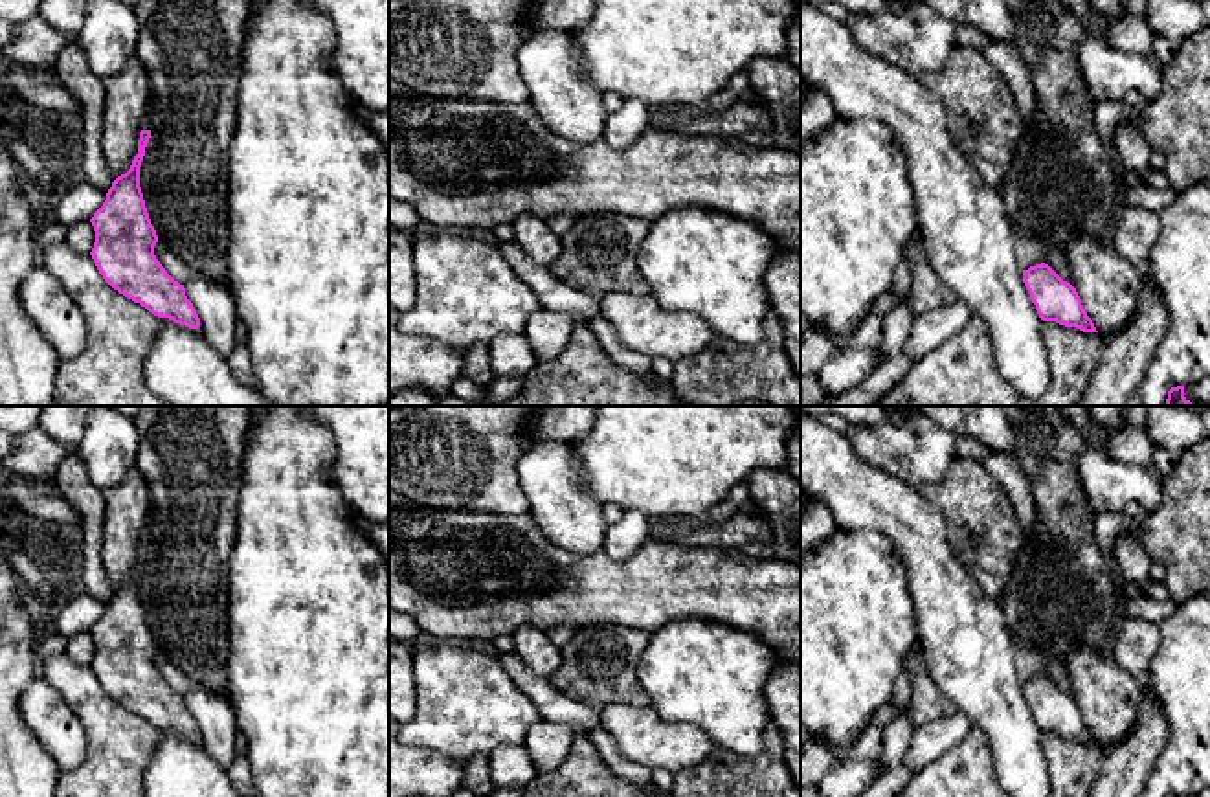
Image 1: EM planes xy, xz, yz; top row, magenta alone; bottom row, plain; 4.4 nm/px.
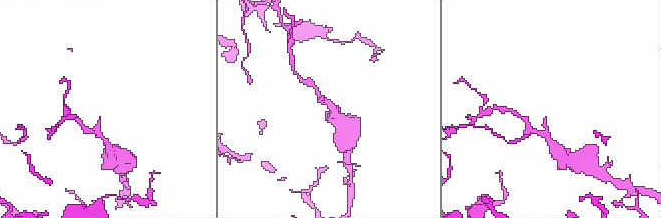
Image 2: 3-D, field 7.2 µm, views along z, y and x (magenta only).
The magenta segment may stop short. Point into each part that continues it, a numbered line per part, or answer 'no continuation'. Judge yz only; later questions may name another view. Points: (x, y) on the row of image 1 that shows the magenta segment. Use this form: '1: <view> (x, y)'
no continuation

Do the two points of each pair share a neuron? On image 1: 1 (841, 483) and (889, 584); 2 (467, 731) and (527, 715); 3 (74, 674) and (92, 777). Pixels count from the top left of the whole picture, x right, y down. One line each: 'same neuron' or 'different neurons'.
1: different neurons
2: same neuron
3: same neuron

